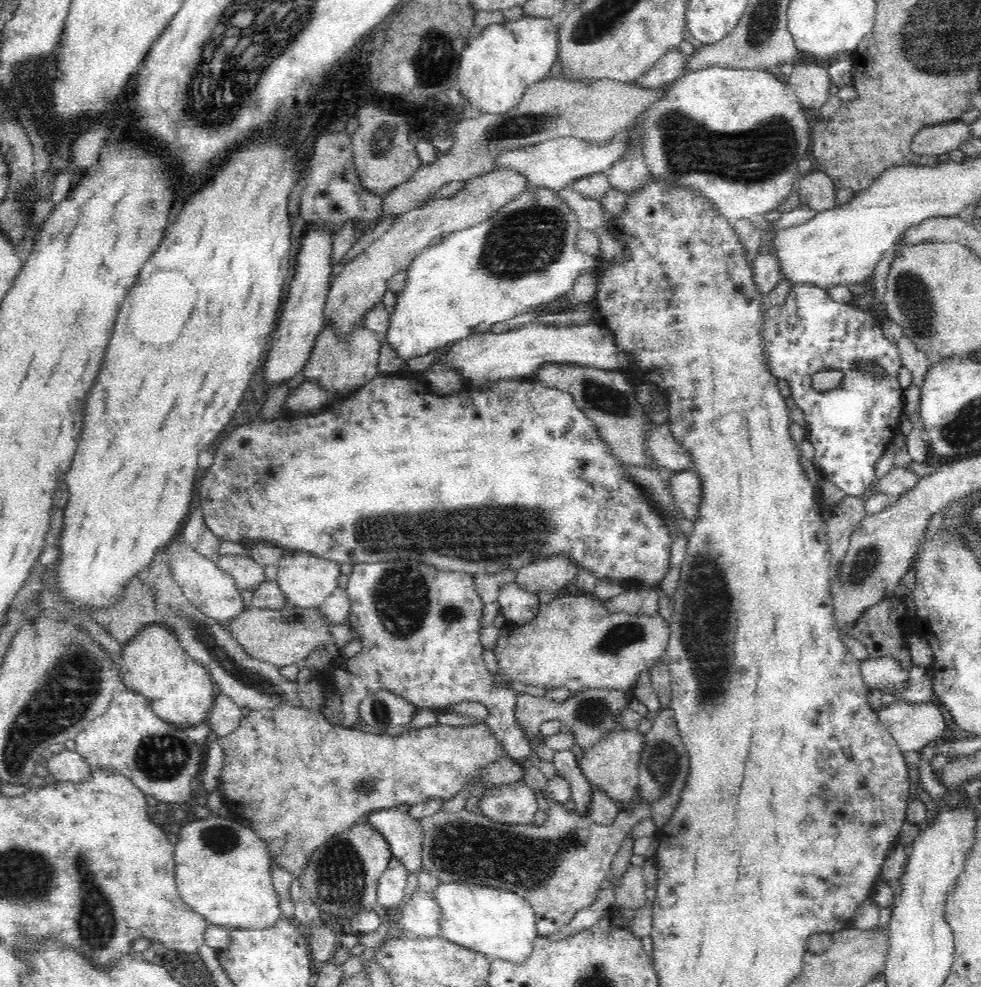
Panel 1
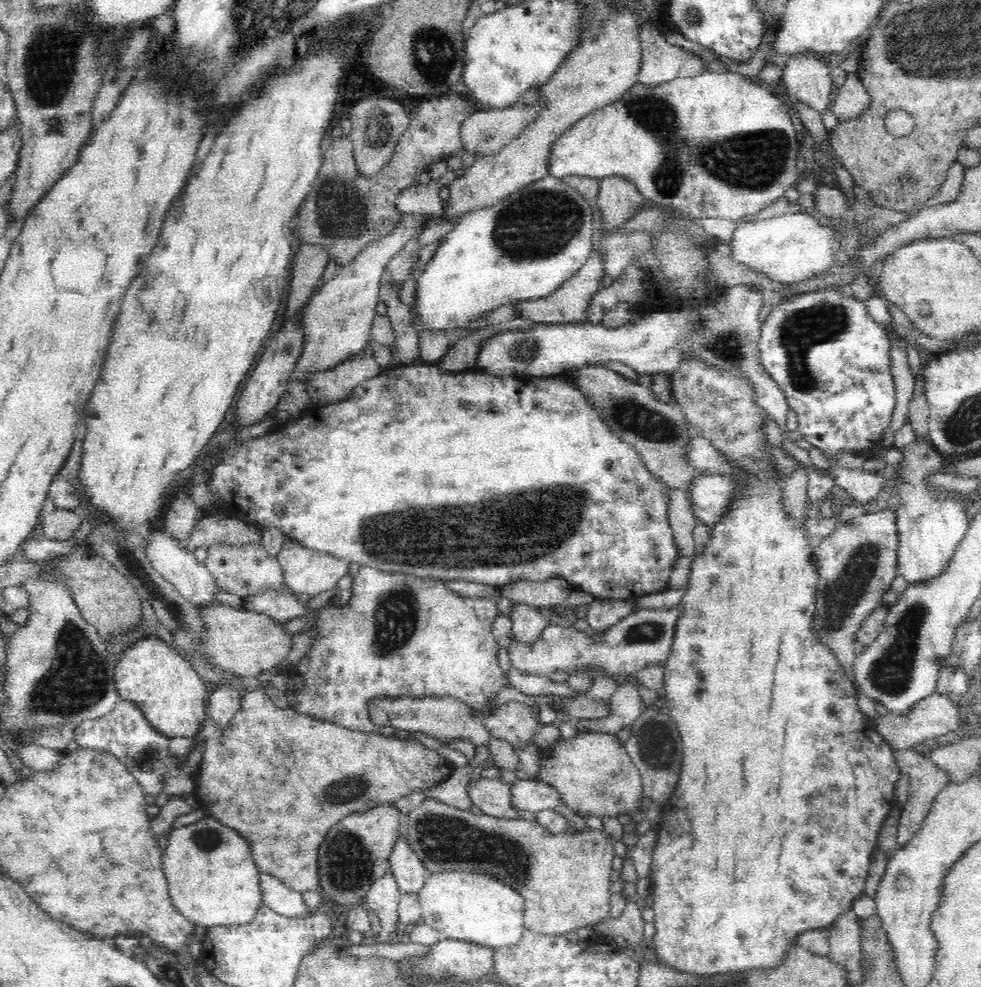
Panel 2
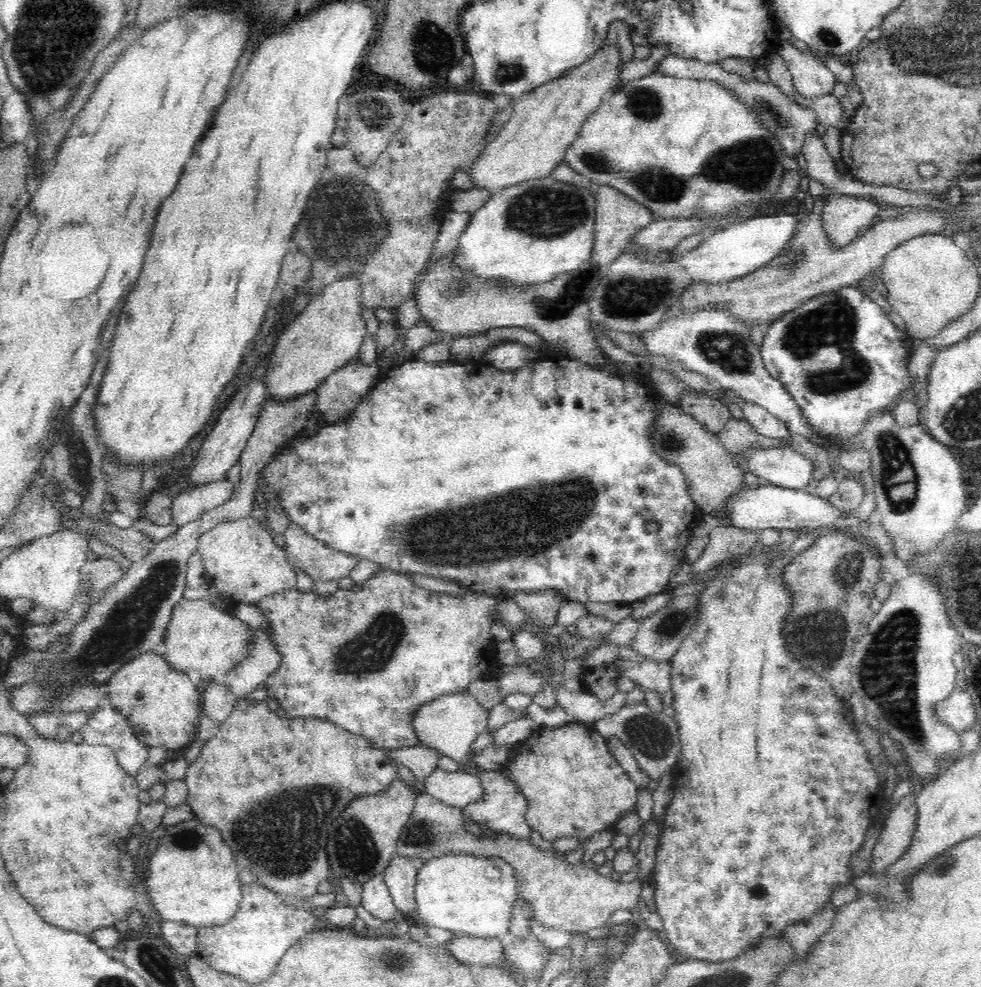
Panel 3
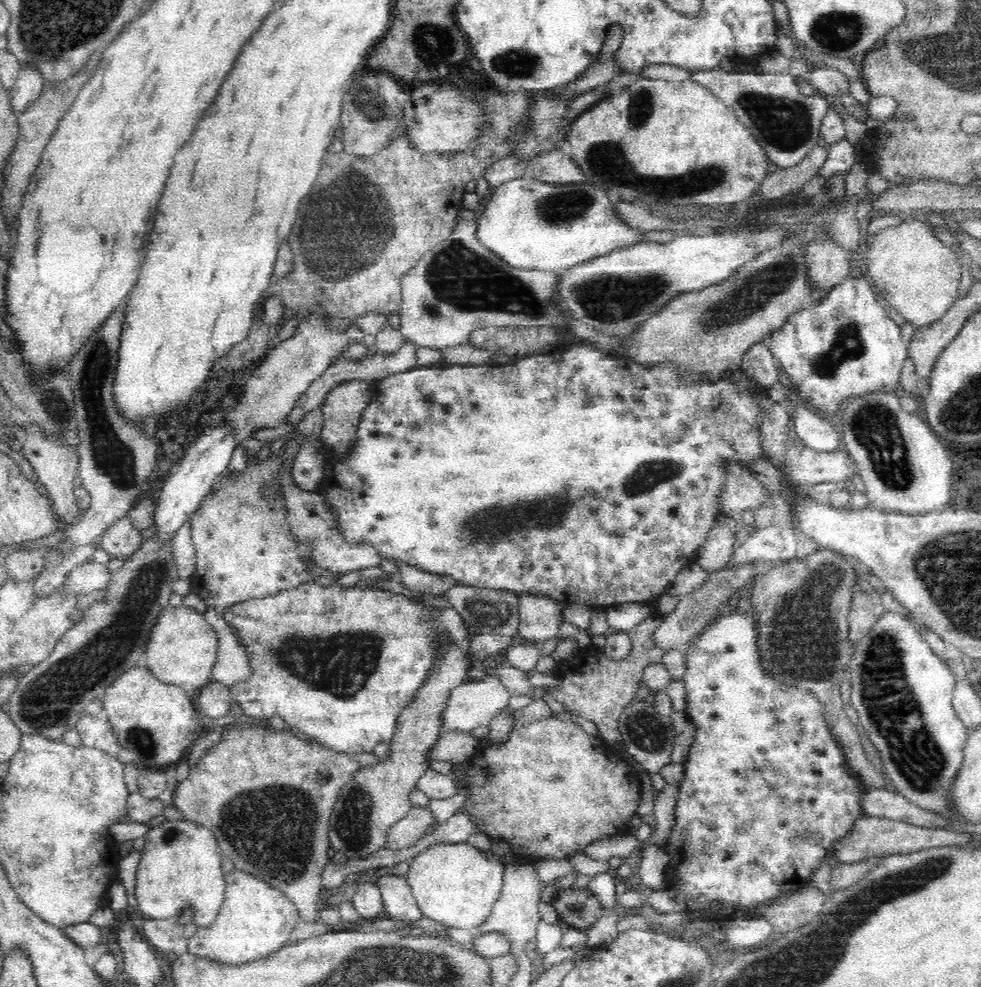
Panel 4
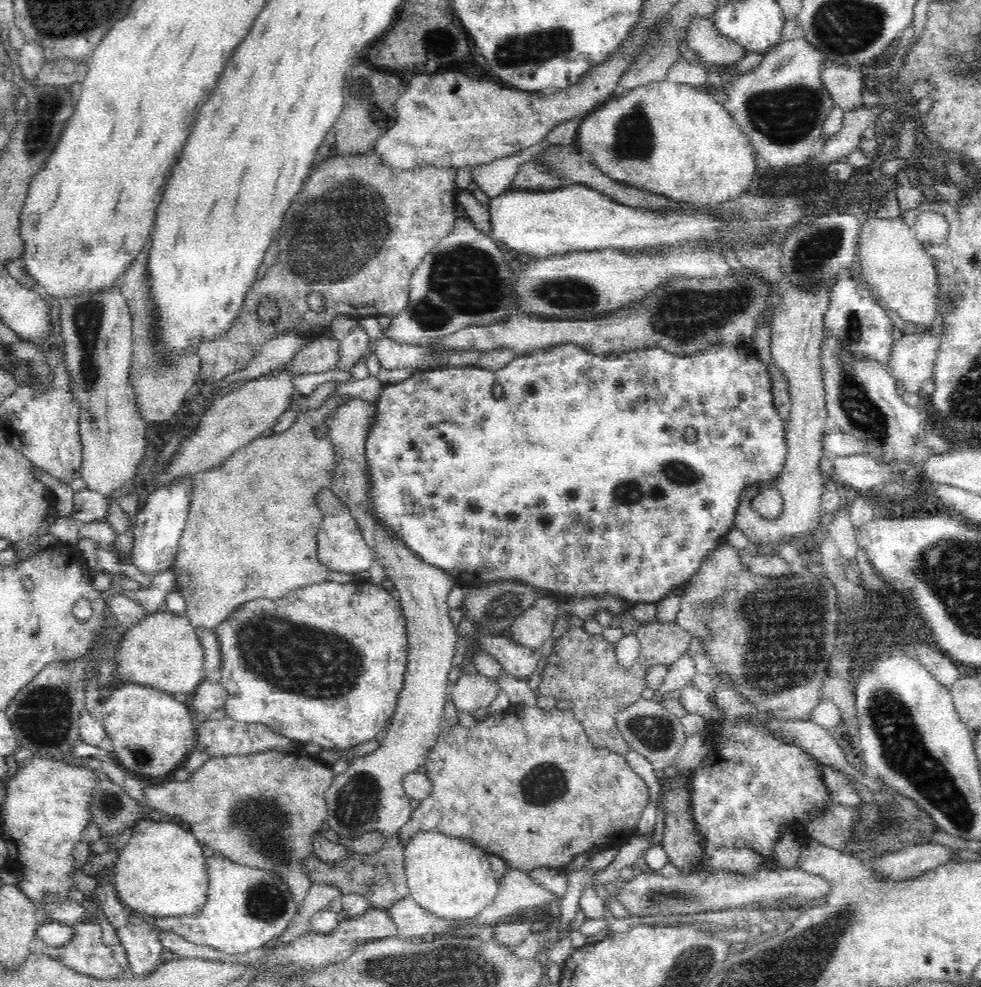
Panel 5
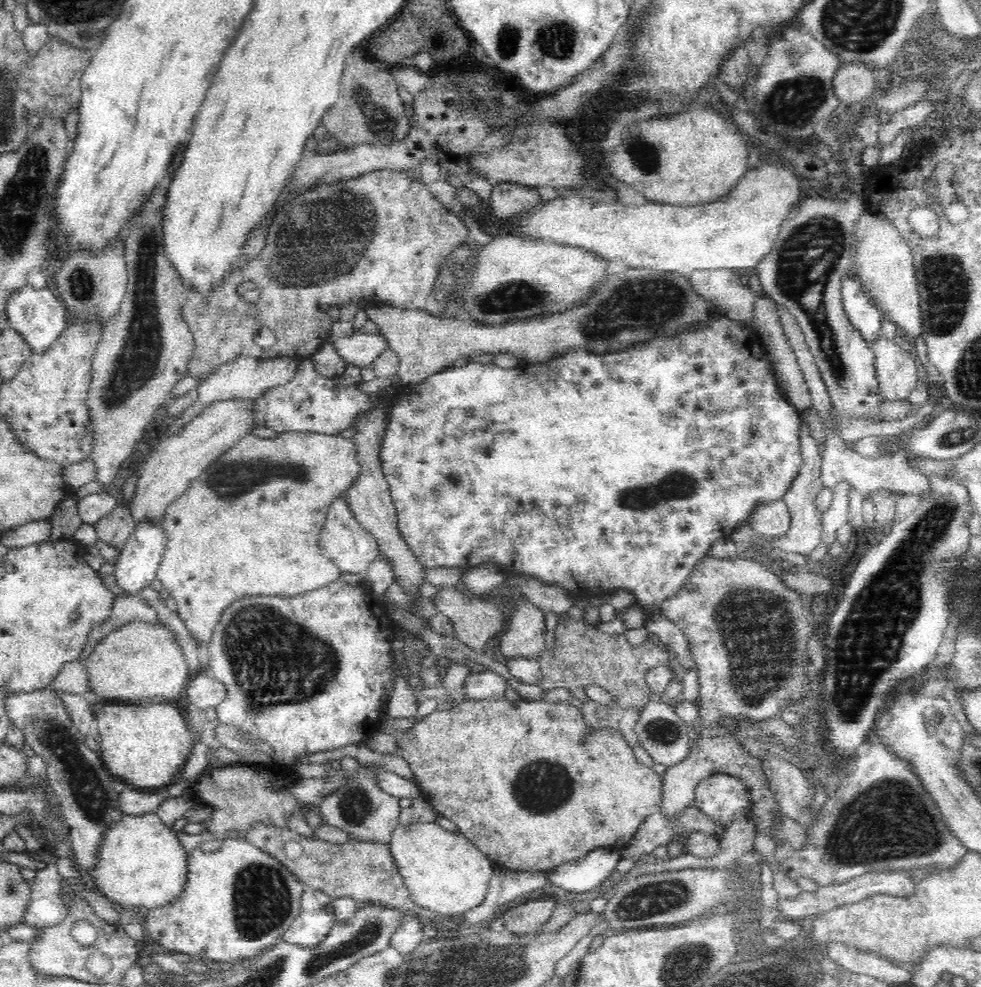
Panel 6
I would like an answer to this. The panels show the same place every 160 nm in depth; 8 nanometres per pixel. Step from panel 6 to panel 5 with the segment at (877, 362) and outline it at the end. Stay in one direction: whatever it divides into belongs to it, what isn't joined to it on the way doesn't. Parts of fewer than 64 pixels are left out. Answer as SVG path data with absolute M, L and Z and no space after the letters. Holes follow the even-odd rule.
M924 328L922 333L893 340L888 358L889 373L905 392L921 394L922 382L933 378L933 358L940 335L941 332L932 335L930 328Z

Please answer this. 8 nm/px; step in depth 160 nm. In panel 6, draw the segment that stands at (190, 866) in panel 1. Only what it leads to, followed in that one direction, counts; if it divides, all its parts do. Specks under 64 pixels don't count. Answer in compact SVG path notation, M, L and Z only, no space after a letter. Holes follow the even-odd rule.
M148 811L143 815L124 815L114 821L101 836L98 849L95 850L95 863L87 870L94 888L105 896L120 904L131 906L139 912L142 908L151 909L169 903L177 897L184 886L187 870L185 870L185 854L176 832L162 823L156 811Z

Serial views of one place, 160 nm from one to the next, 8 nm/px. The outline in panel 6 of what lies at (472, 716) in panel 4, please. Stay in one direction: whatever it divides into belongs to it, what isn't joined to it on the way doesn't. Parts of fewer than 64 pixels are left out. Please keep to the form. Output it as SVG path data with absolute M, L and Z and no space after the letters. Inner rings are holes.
M487 668L483 672L472 673L467 676L460 698L480 702L488 699L505 699L507 680L500 674Z

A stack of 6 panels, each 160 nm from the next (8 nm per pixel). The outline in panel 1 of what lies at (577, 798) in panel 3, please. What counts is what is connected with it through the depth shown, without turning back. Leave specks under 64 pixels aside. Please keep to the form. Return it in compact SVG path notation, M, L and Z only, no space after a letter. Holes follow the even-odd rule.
M637 729L615 731L605 734L580 760L580 772L590 786L600 787L606 798L617 804L628 804L639 792L639 752L643 733Z

